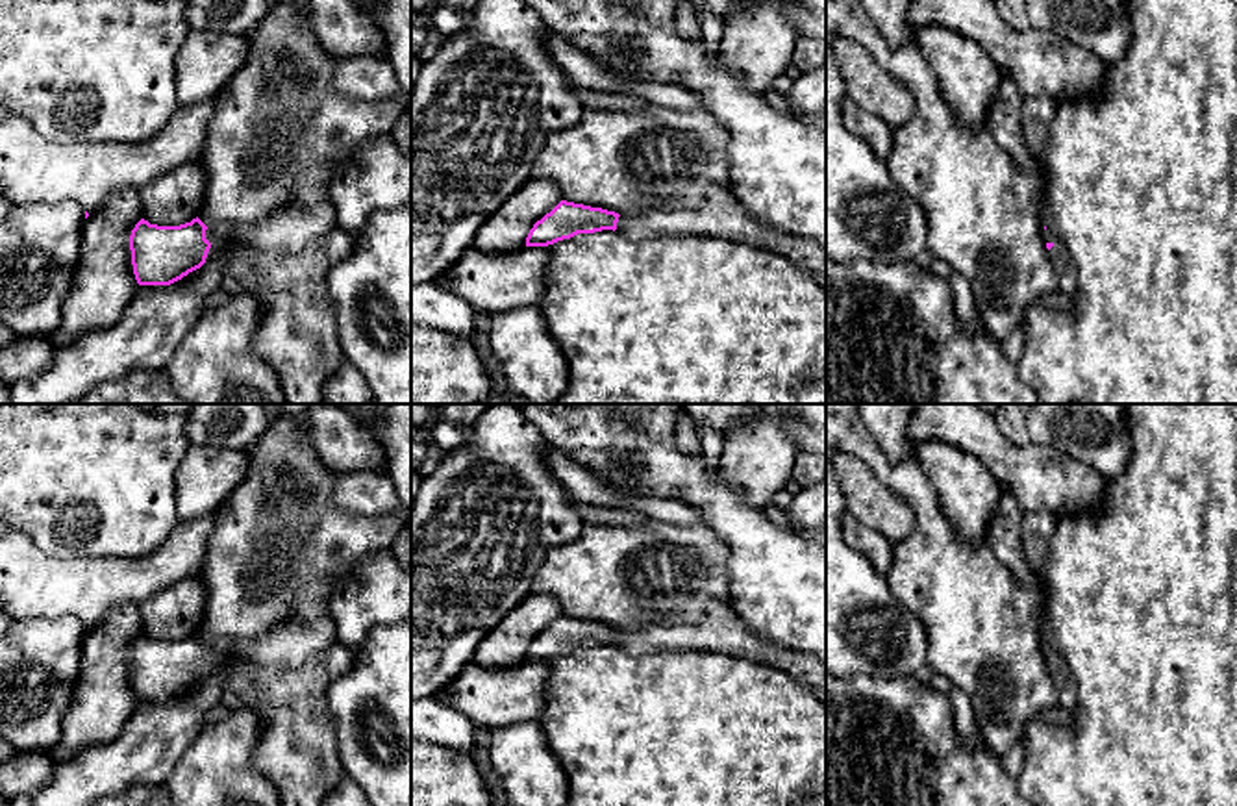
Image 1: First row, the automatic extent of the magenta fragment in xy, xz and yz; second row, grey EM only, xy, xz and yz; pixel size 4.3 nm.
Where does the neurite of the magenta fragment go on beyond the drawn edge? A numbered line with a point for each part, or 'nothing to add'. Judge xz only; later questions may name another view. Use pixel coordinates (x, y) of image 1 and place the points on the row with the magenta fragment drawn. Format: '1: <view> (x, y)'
1: xz (721, 215)

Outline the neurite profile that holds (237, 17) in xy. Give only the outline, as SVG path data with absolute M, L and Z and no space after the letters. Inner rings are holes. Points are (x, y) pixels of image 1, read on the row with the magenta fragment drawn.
M187 0L187 24L194 31L246 37L269 13L270 0Z

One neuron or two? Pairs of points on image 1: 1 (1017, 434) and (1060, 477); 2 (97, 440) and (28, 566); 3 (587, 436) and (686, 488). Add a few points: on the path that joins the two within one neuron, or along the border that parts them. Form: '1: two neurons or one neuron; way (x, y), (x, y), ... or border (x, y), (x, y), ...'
1: two neurons; border (995, 423), (1012, 441), (1030, 443)
2: two neurons; border (19, 530), (54, 556), (80, 556)
3: two neurons; border (639, 430), (636, 482), (649, 497)

